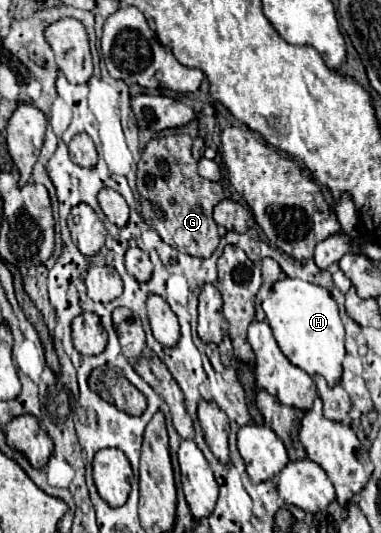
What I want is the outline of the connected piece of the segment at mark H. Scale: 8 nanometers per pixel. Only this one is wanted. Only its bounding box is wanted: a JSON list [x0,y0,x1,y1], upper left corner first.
[263,278,345,388]

